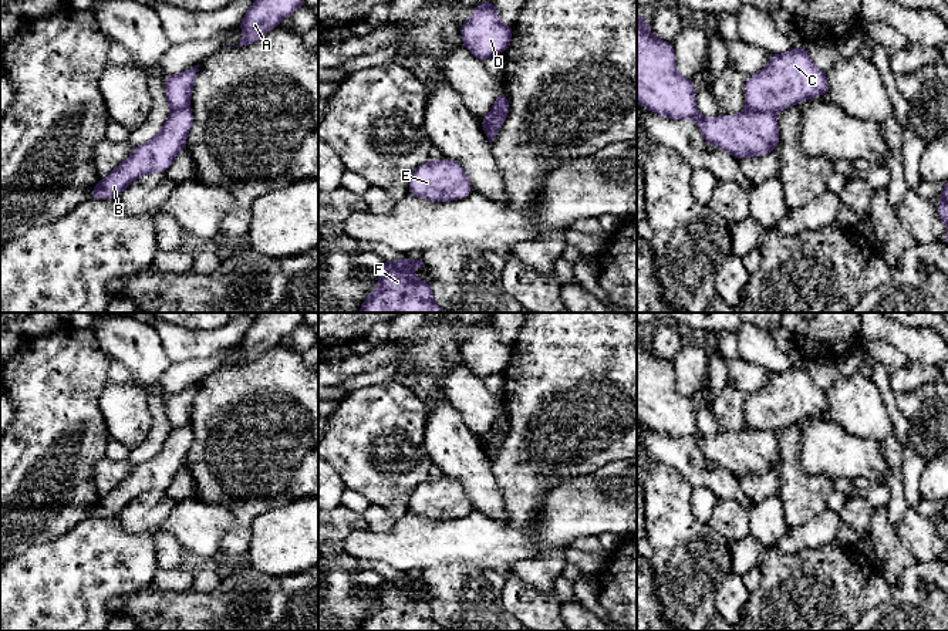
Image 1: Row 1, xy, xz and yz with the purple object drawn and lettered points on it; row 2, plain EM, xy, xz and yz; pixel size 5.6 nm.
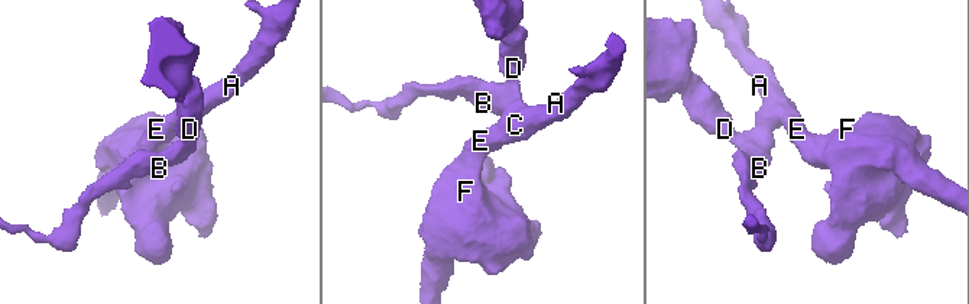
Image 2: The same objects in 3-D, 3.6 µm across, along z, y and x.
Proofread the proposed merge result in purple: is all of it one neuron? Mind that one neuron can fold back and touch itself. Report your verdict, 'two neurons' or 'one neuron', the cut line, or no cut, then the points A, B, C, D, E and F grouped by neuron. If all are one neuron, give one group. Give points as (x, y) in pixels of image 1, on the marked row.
two neurons; cut in yz along (748, 107), (773, 112); A C E F / B D

